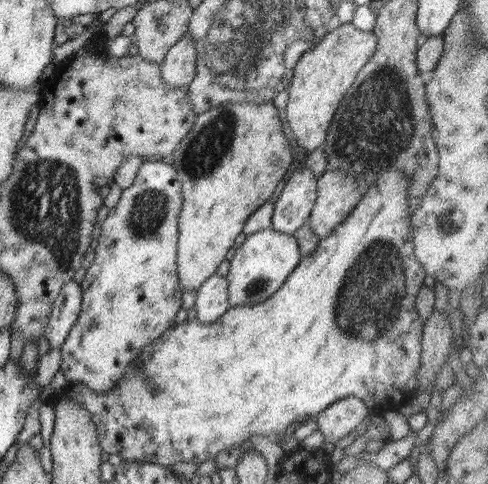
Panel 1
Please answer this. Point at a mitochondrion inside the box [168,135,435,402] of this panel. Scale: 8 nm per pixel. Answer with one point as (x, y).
(371, 292)

